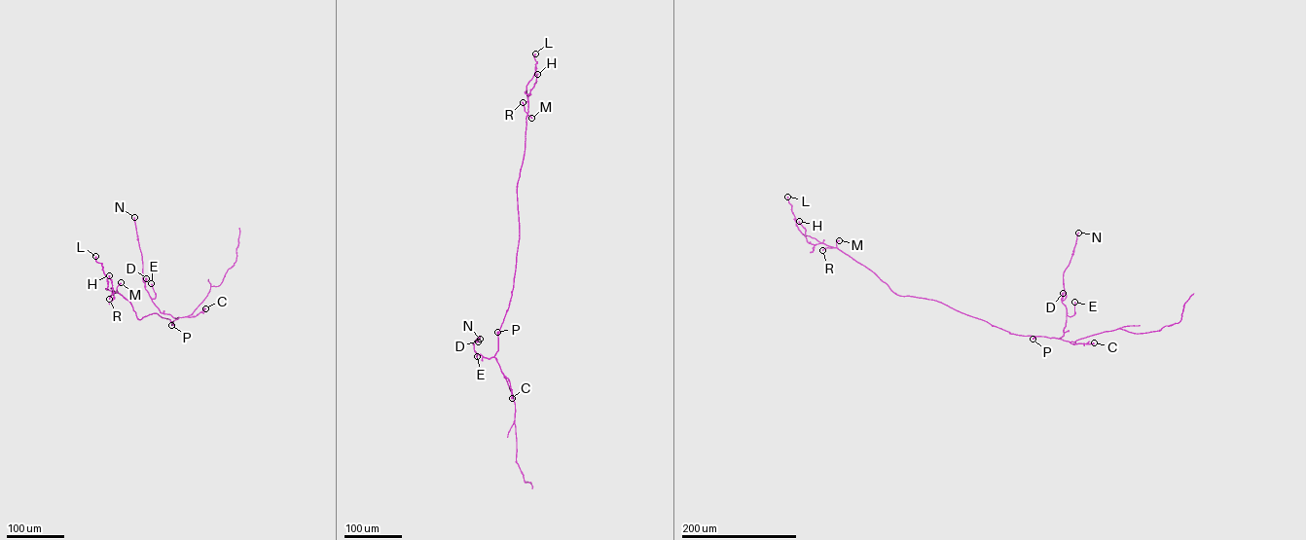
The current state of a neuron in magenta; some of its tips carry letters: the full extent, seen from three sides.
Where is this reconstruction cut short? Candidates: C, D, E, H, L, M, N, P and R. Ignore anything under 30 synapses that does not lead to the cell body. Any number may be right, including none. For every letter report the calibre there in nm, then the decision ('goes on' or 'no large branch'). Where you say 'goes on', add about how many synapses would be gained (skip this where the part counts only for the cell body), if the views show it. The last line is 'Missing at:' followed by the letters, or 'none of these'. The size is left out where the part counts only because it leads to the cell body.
C: 600 nm thick; no large branch
D: 400 nm thick; no large branch
E: 600 nm thick; no large branch
H: 650 nm thick; no large branch
L: 650 nm thick; no large branch
M: 600 nm thick; no large branch
N: 280 nm thick; no large branch
P: 650 nm thick; no large branch
R: 550 nm thick; no large branch
Missing at: none of these

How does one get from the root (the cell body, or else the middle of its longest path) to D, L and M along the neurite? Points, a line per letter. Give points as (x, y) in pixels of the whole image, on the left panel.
D: (169, 319), (173, 325), (177, 318), (160, 311), (145, 288), (146, 278)
L: (169, 319), (154, 313), (138, 319), (128, 301), (117, 291), (105, 289), (108, 281), (95, 256)
M: (169, 319), (154, 313), (138, 319), (129, 302), (117, 292), (121, 282)

